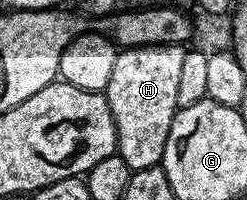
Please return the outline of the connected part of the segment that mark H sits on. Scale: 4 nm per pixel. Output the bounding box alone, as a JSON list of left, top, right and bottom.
[103,45,186,169]

